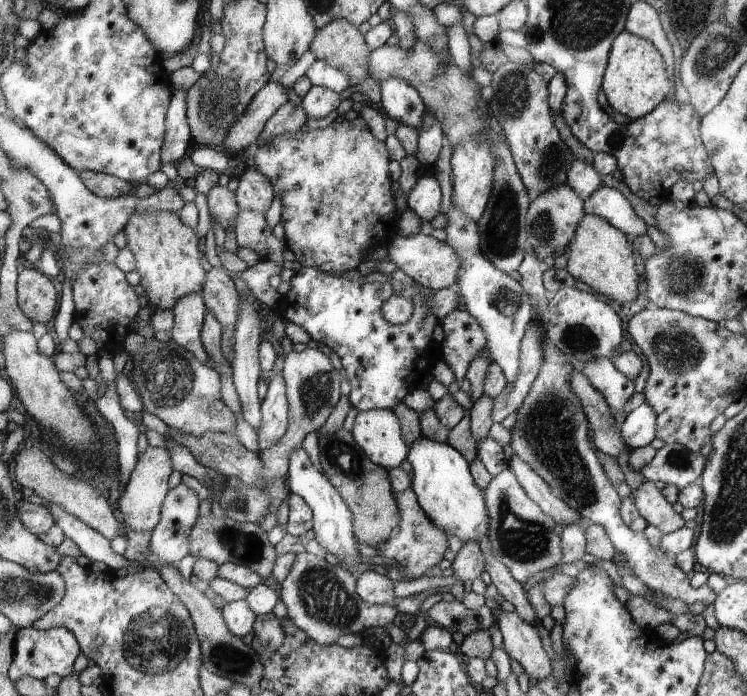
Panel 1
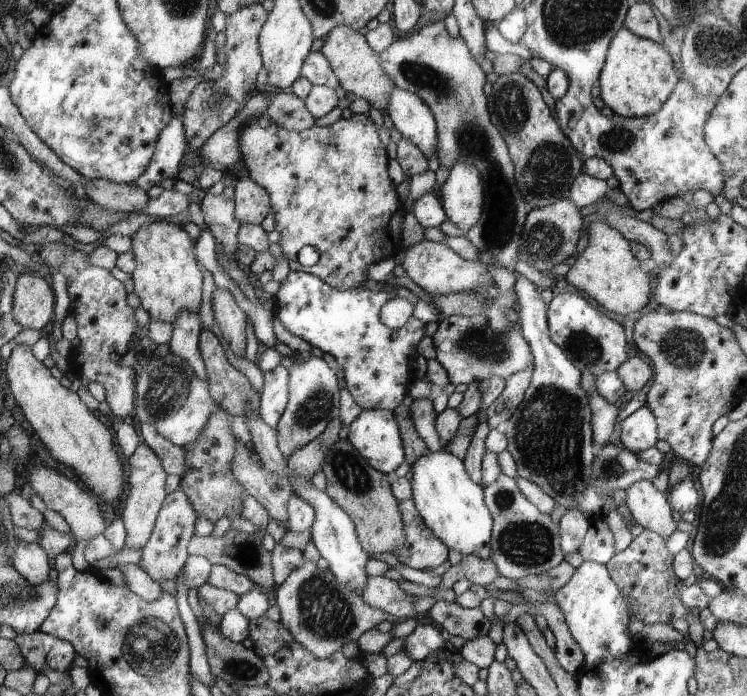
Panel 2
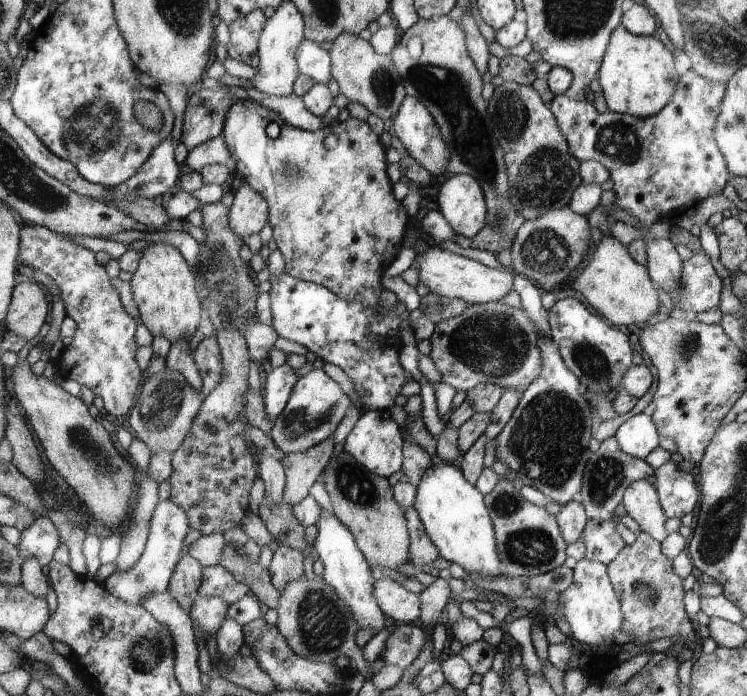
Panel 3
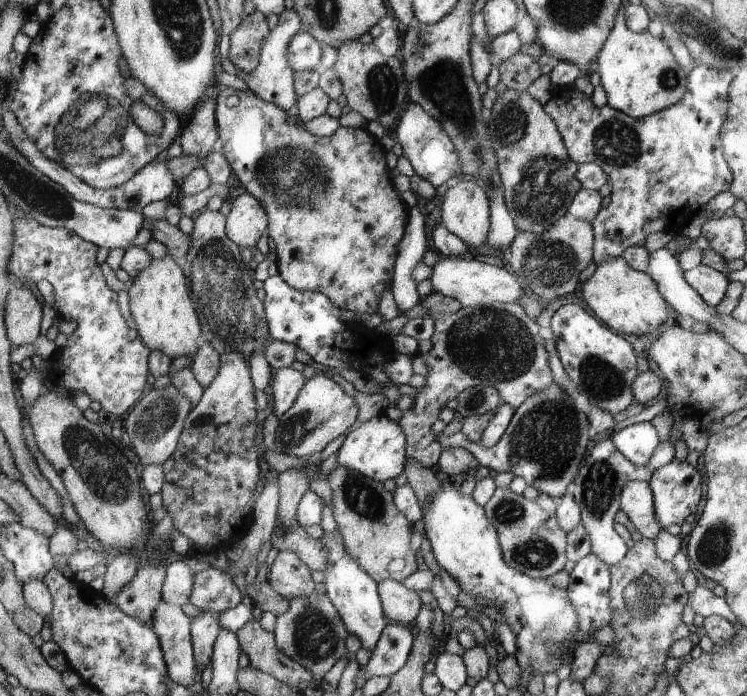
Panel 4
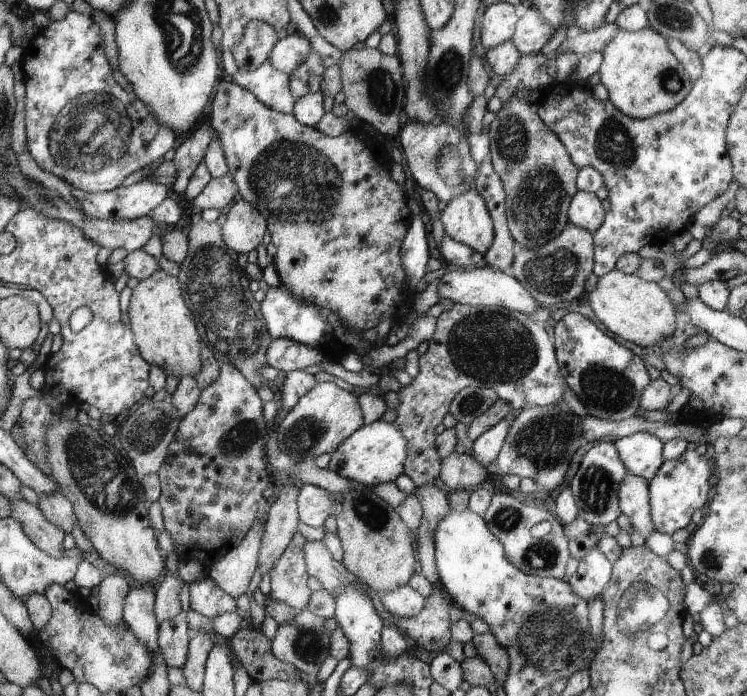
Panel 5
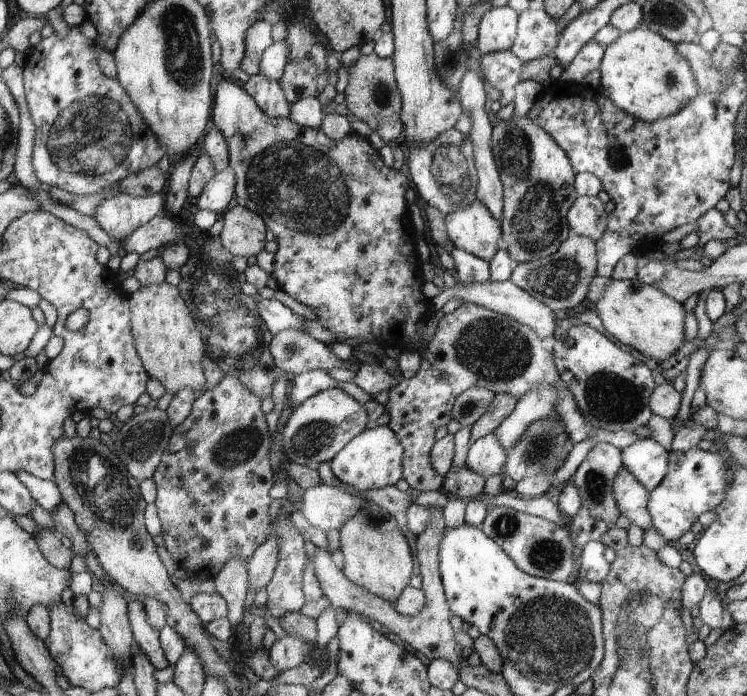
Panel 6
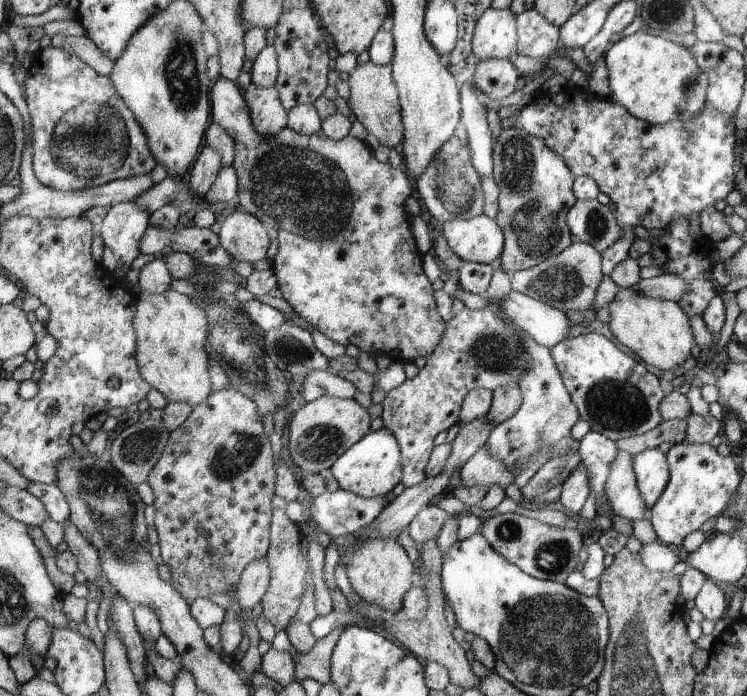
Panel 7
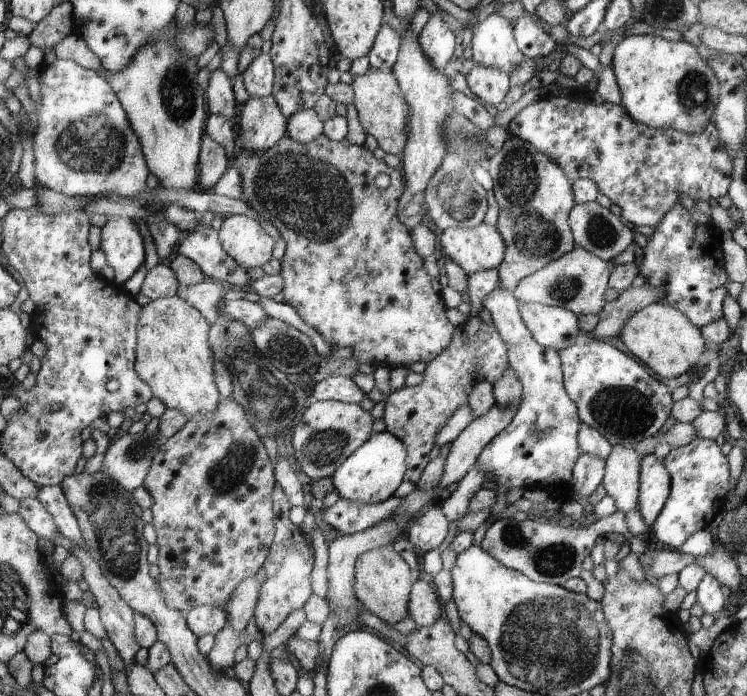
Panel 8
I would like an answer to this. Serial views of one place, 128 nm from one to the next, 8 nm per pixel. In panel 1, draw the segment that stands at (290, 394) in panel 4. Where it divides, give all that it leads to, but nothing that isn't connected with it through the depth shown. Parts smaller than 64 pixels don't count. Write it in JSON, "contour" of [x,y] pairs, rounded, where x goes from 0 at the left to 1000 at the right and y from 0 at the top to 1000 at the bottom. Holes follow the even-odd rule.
{"contour":[[[360,533],[359,560],[349,578],[351,609],[344,618],[348,648],[372,635],[386,615],[387,586],[382,543],[376,534]]]}

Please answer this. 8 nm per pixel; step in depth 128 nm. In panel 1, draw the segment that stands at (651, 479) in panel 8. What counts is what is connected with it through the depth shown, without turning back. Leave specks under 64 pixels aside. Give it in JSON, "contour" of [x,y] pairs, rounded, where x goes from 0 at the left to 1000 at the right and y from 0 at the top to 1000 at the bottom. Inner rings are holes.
{"contour":[[[865,576],[849,586],[833,609],[829,619],[834,634],[843,645],[861,644],[880,629],[881,596]]]}

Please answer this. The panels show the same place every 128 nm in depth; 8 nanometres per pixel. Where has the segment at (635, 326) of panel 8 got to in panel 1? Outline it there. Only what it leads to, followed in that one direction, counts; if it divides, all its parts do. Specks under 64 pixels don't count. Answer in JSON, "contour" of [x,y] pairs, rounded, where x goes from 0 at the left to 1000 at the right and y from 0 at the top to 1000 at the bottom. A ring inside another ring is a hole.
{"contour":[[[787,307],[775,319],[775,328],[758,361],[762,371],[756,384],[760,394],[771,402],[787,408],[806,427],[827,431],[829,437],[846,434],[854,425],[854,391],[851,391],[851,368],[838,345],[835,333],[819,325],[813,315]]]}

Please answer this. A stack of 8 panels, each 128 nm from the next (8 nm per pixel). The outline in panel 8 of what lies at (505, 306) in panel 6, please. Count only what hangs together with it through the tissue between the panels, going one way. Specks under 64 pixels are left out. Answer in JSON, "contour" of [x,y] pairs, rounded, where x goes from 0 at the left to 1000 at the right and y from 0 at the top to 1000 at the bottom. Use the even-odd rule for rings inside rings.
{"contour":[[[696,435],[695,445],[711,478],[726,497],[748,504],[770,494],[778,473],[774,453],[752,441]]]}

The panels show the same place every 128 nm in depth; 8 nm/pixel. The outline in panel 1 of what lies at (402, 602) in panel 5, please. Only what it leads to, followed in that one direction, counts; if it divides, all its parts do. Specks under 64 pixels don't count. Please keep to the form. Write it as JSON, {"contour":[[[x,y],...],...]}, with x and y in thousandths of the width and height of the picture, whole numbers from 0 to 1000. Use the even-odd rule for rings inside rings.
{"contour":[[[487,820],[475,839],[477,853],[493,868],[529,872],[527,836],[517,826]]]}

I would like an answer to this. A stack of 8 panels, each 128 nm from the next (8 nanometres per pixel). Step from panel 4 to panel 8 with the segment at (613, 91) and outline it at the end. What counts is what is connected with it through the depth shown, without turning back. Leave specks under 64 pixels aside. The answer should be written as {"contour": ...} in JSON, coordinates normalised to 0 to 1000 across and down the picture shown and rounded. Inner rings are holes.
{"contour":[[[876,50],[835,53],[825,66],[817,93],[833,134],[833,152],[853,177],[933,194],[956,175],[963,115],[925,62],[913,56],[893,59]]]}

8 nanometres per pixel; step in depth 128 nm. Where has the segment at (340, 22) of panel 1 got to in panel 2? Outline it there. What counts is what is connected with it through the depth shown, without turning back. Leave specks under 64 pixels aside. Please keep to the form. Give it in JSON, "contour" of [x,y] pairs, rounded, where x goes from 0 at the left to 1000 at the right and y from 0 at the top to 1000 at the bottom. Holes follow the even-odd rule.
{"contour":[[[463,36],[448,37],[434,55],[428,73],[442,88],[454,124],[461,126],[462,135],[474,135],[477,141],[489,141],[497,152],[513,164],[514,158],[519,158],[529,118],[510,93],[509,78],[491,62],[491,56],[482,49],[482,45],[475,45]]]}

